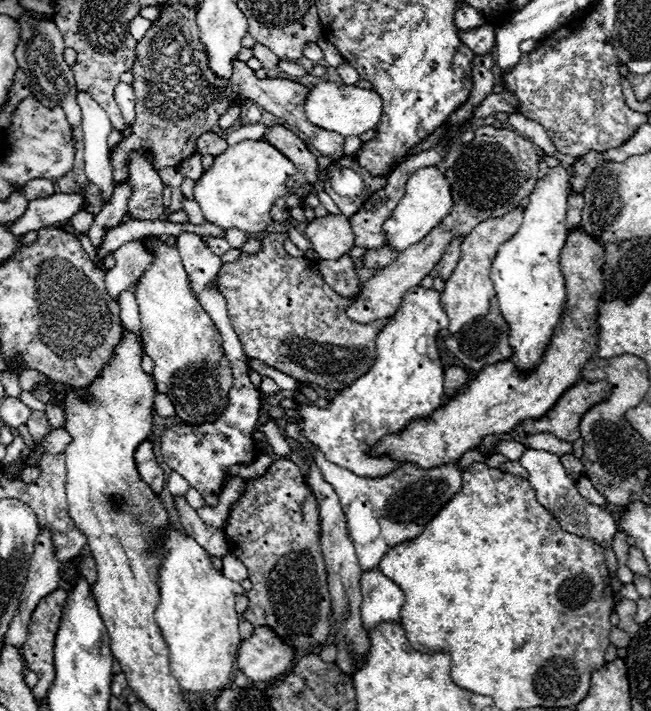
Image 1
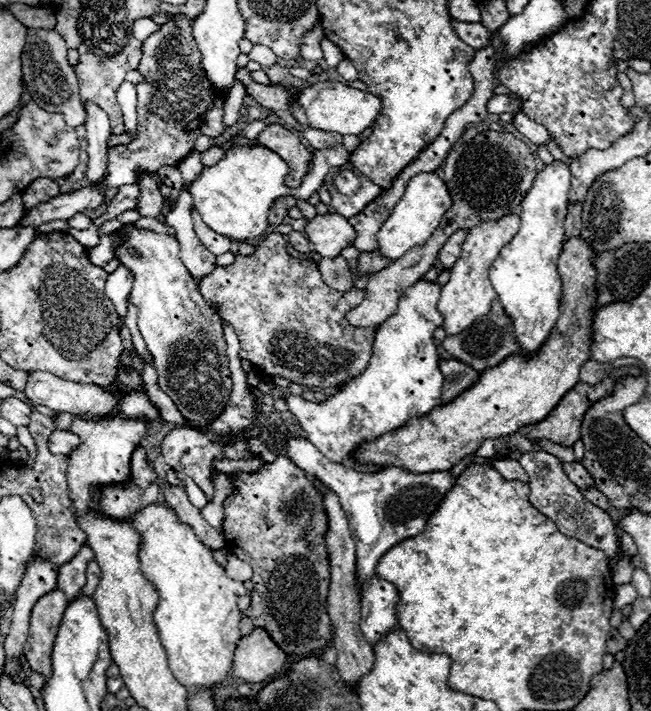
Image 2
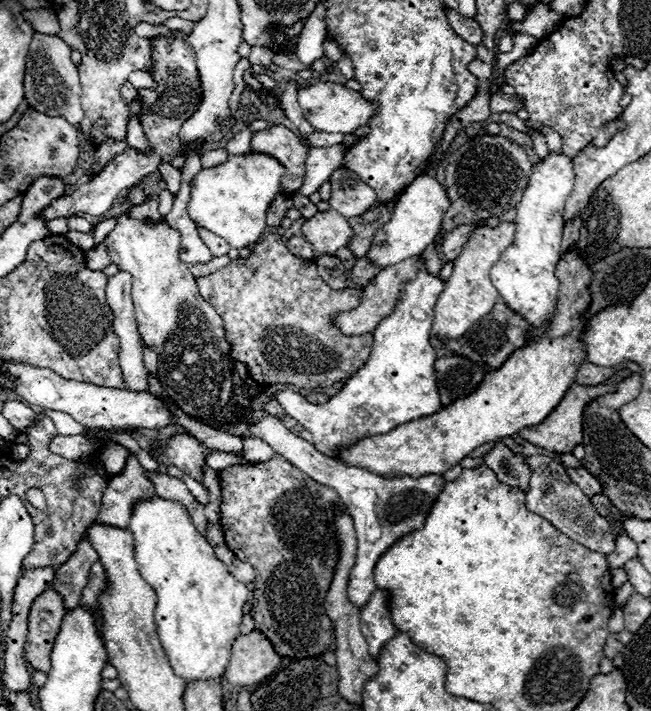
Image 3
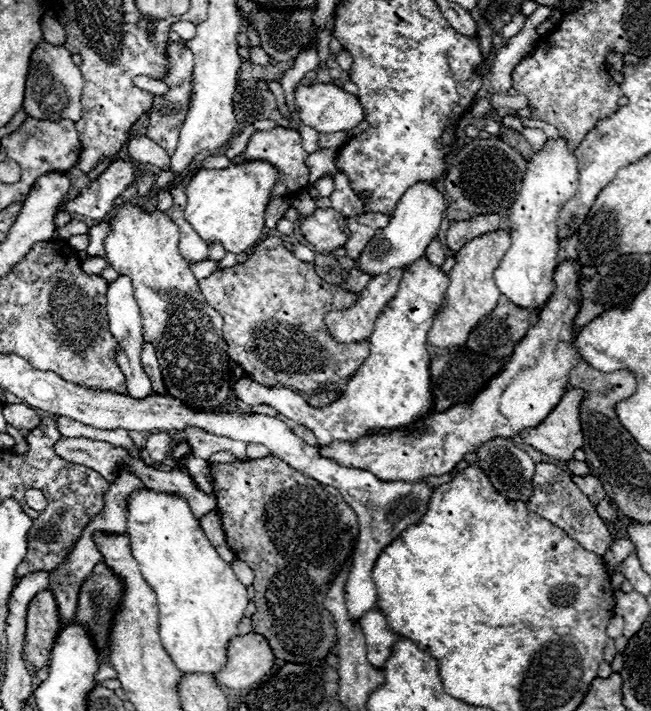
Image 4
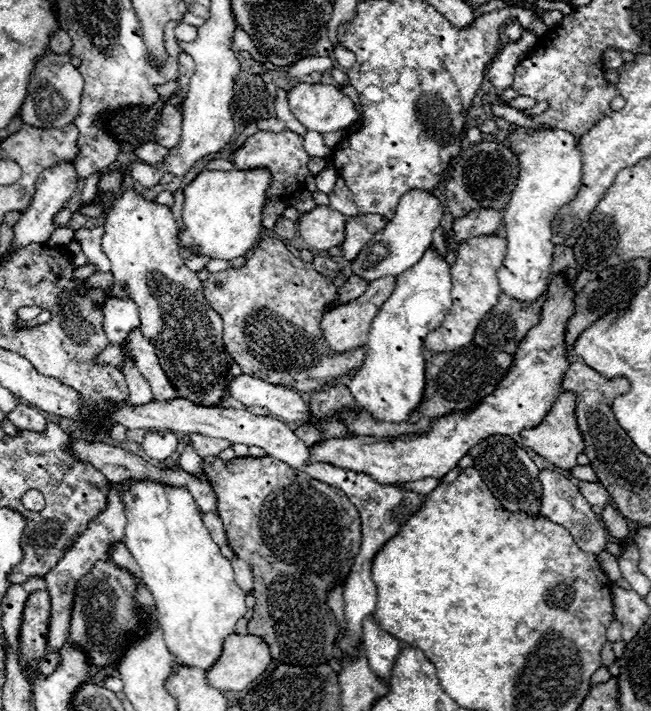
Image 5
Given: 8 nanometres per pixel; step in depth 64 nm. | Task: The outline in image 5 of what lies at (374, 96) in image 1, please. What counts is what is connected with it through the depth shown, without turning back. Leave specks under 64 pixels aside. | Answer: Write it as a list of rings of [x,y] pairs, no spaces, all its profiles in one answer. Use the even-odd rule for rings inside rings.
[[[298,82],[288,90],[288,104],[290,104],[292,114],[296,116],[296,120],[300,124],[304,124],[308,130],[314,130],[314,132],[320,132],[320,134],[346,130],[358,120],[356,104],[346,94],[342,94],[338,88],[334,88],[330,84]]]

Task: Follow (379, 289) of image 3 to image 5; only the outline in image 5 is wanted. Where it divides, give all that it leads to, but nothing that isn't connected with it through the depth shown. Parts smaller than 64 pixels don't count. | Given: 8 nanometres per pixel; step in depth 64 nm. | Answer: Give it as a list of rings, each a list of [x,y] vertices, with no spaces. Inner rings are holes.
[[[384,276],[380,280],[370,282],[368,288],[366,288],[366,292],[360,298],[356,298],[354,302],[338,306],[338,308],[326,312],[322,316],[320,324],[322,324],[322,332],[324,332],[324,338],[330,344],[330,348],[338,350],[338,352],[344,352],[344,350],[350,350],[350,348],[364,346],[366,338],[368,338],[368,332],[370,332],[372,318],[378,314],[380,306],[390,298],[390,294],[394,292],[394,288],[396,288],[396,276]]]

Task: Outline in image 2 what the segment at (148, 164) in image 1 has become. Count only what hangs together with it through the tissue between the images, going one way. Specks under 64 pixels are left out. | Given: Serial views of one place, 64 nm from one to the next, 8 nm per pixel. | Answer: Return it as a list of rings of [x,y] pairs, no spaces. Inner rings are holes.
[[[142,172],[140,174],[140,180],[136,184],[140,188],[136,210],[140,212],[140,216],[156,218],[162,212],[162,200],[164,200],[162,194],[160,194],[158,180],[150,172]]]

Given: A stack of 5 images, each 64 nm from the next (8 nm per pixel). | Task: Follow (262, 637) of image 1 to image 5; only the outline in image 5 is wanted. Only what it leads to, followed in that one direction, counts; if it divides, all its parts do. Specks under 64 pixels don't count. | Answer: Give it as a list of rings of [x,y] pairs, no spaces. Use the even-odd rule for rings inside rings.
[[[232,634],[224,642],[220,660],[206,674],[208,682],[220,692],[240,692],[262,676],[270,664],[270,648],[260,636]]]

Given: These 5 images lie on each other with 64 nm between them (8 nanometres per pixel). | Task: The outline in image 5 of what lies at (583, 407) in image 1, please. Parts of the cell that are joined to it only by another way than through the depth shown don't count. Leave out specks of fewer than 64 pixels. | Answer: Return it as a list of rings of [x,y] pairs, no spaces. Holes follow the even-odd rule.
[[[562,392],[558,396],[558,400],[554,402],[552,410],[546,414],[546,418],[534,426],[534,428],[526,428],[520,432],[522,444],[532,448],[536,454],[544,456],[546,460],[550,460],[552,464],[556,464],[558,468],[570,470],[572,466],[576,466],[576,456],[580,452],[584,452],[584,440],[582,440],[582,432],[578,430],[578,422],[576,422],[576,394],[574,392]]]

